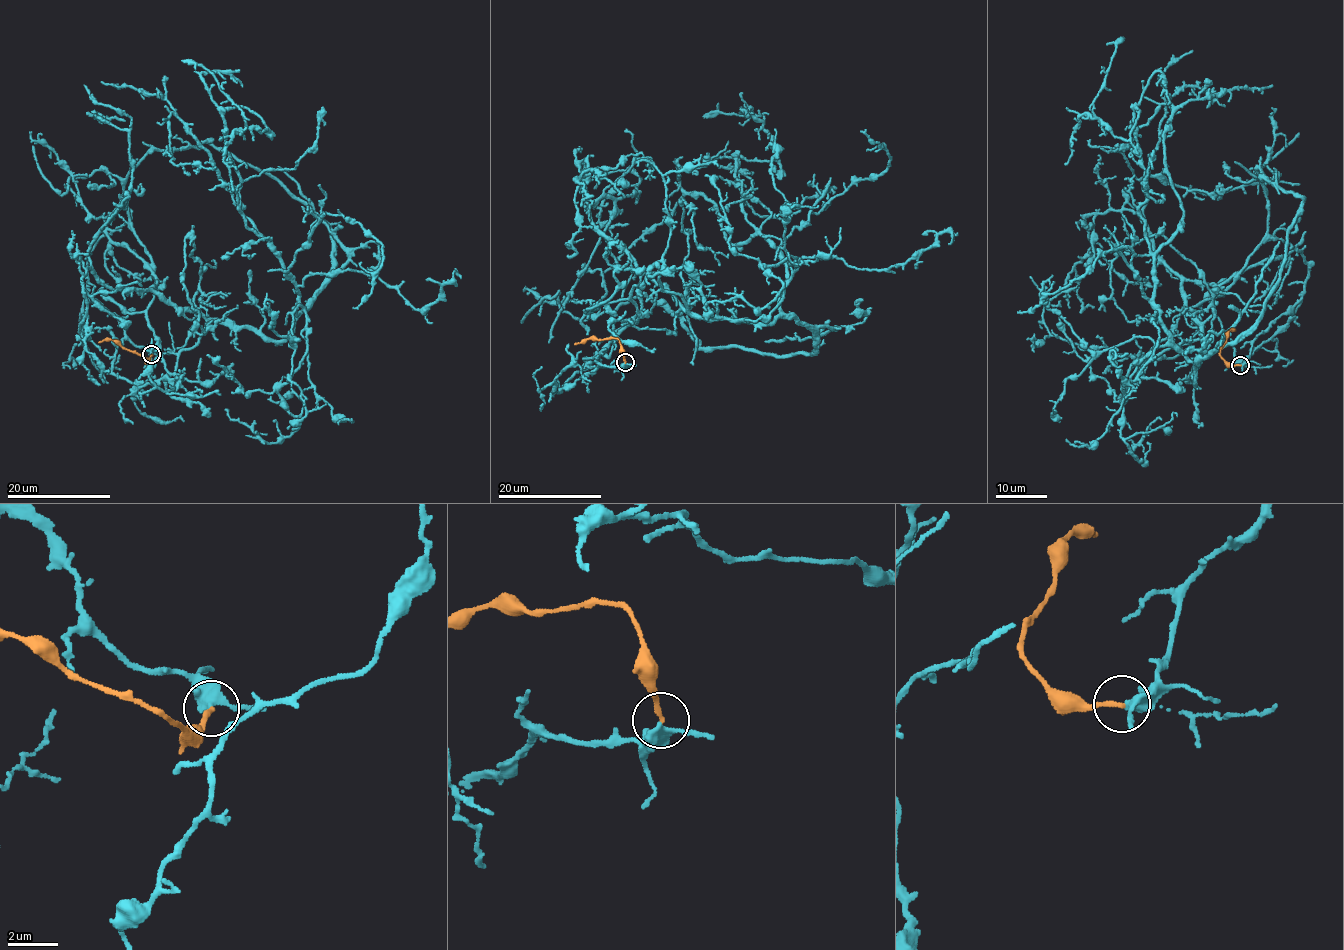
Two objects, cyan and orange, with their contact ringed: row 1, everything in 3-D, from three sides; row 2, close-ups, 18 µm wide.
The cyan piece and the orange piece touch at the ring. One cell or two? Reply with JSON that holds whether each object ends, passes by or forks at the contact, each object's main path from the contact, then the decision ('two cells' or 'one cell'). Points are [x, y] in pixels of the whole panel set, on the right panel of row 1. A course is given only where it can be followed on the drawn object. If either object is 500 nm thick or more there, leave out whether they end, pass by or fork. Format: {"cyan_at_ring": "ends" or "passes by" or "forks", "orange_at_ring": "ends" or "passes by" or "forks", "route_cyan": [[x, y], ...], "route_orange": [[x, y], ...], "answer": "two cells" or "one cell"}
{"cyan_at_ring": "passes by", "orange_at_ring": "ends", "route_cyan": [[1240, 365], [1308, 267], [1183, 281], [1194, 383], [1153, 301], [1140, 111], [1128, 139], [1094, 113], [1123, 37]], "route_orange": [[1240, 365], [1228, 365], [1220, 354], [1229, 331], [1235, 330]], "answer": "two cells"}

